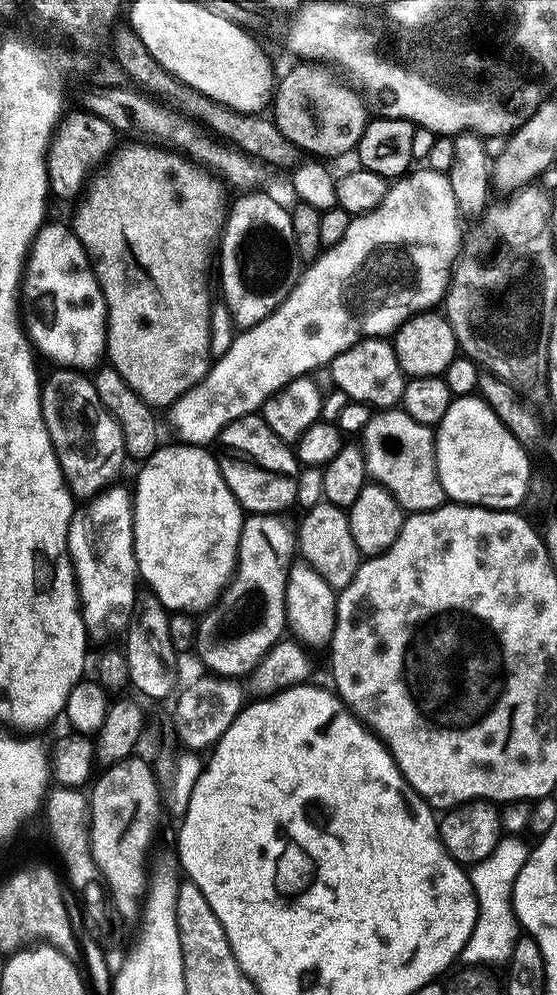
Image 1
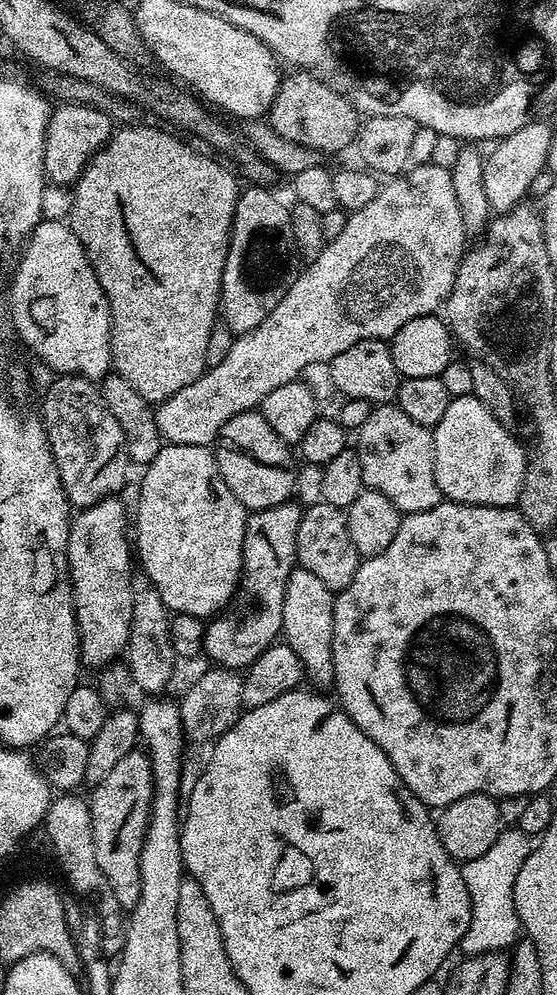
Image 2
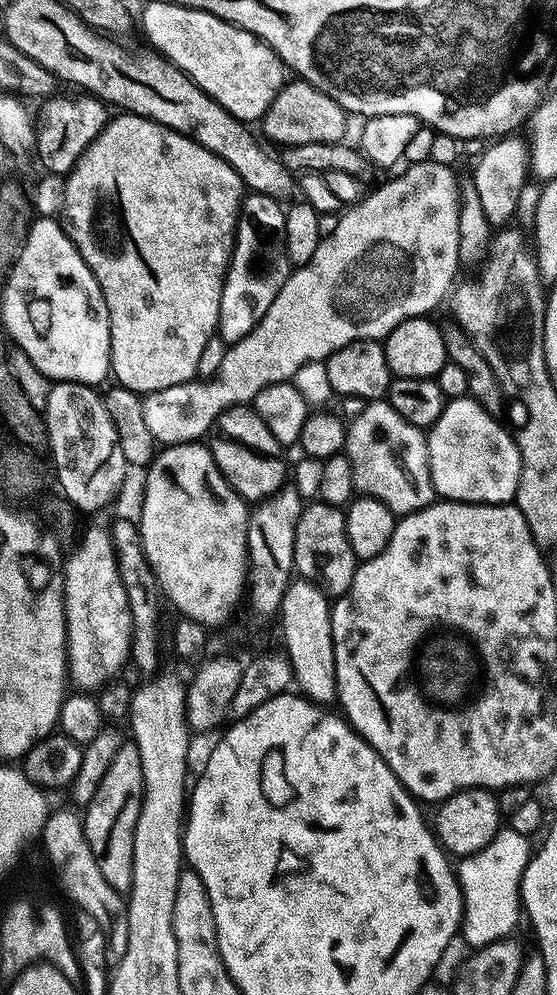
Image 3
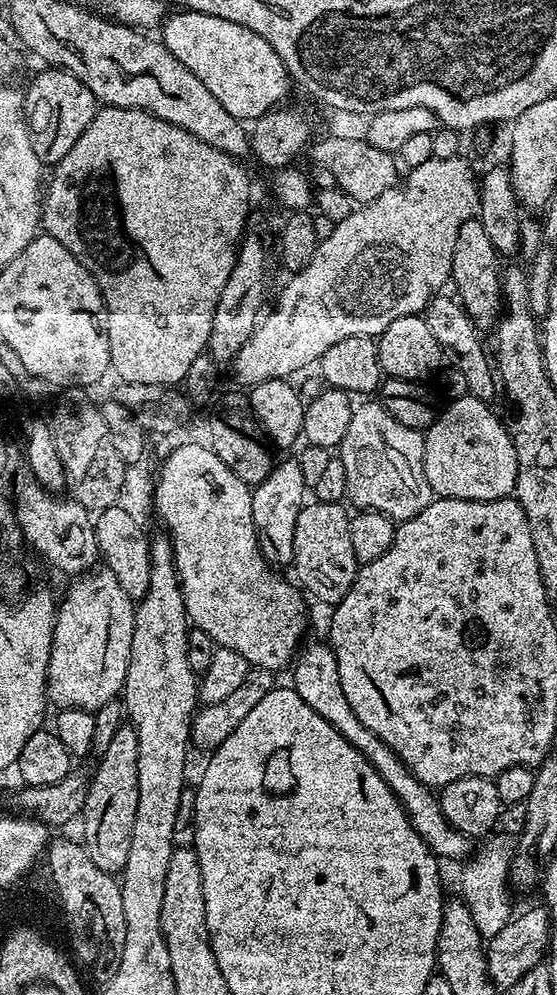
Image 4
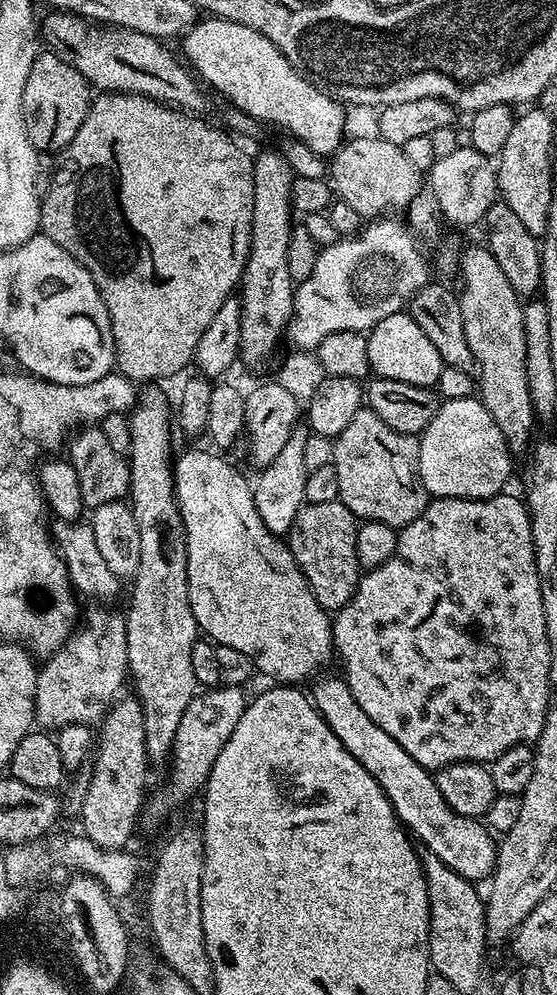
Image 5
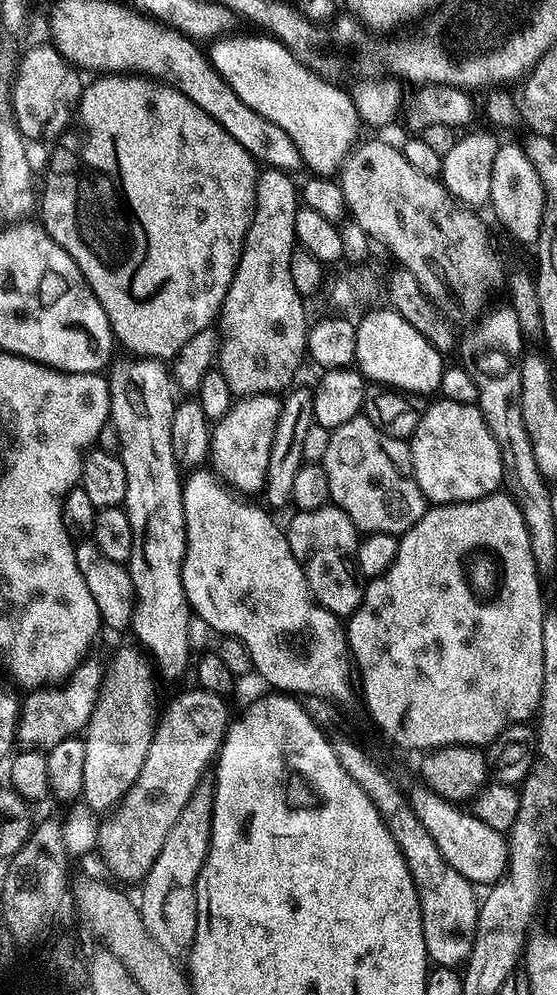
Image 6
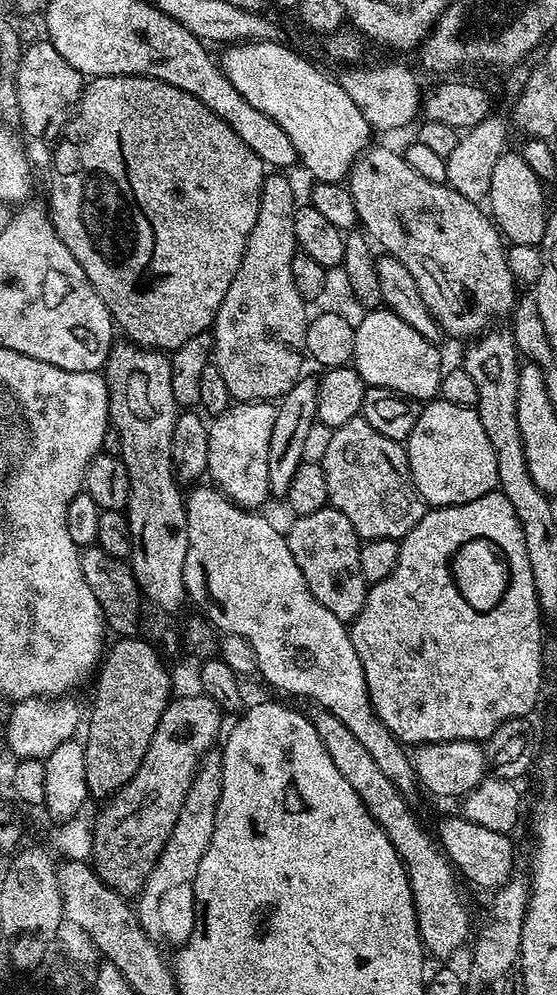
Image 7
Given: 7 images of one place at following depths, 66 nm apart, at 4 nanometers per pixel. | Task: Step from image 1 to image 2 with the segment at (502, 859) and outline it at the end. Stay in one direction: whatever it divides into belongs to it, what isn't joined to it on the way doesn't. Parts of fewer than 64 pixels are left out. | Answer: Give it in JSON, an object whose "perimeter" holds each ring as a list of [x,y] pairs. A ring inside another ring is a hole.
{"perimeter":[[[506,828],[500,832],[494,845],[485,854],[461,865],[472,908],[471,922],[460,943],[461,951],[464,950],[465,955],[505,951],[517,941],[522,925],[516,912],[516,882],[531,849],[531,839],[524,832],[518,828]]]}

